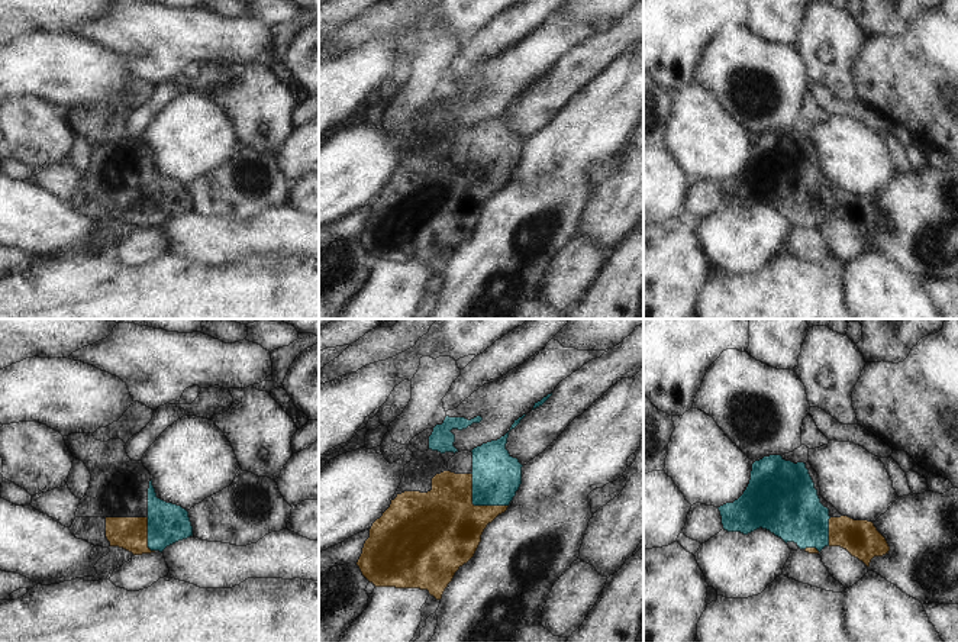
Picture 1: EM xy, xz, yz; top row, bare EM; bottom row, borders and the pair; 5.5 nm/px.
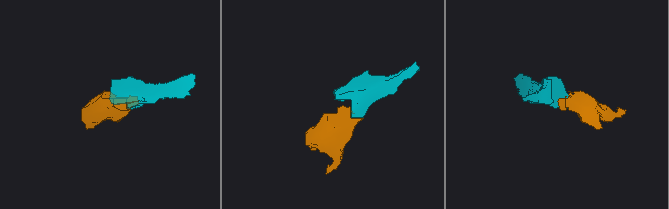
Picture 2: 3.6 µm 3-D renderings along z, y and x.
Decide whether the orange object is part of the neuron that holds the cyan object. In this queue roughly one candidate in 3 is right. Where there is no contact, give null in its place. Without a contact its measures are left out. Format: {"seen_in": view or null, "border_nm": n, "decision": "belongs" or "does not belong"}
{"seen_in": "xz", "border_nm": 280, "decision": "belongs"}

